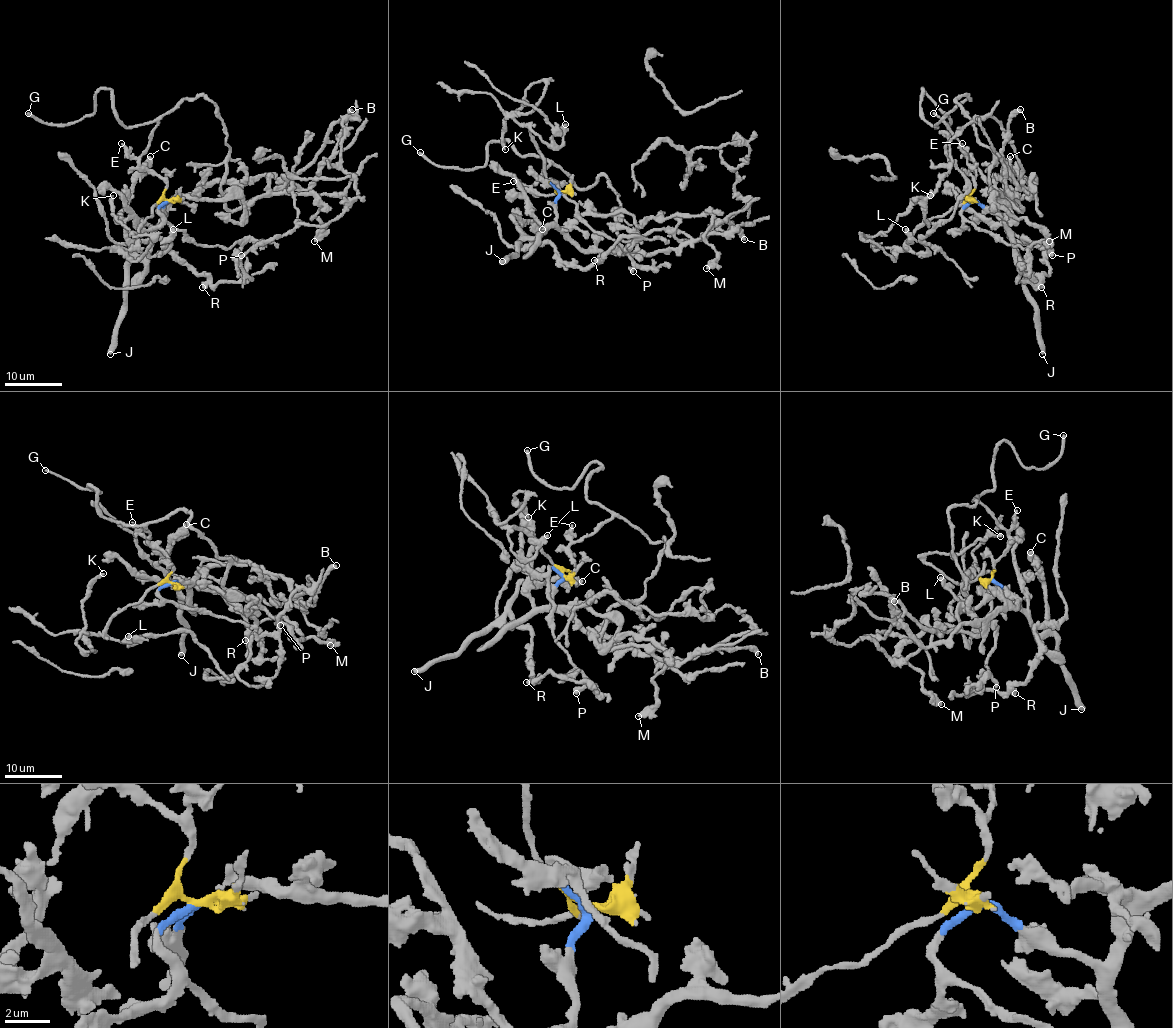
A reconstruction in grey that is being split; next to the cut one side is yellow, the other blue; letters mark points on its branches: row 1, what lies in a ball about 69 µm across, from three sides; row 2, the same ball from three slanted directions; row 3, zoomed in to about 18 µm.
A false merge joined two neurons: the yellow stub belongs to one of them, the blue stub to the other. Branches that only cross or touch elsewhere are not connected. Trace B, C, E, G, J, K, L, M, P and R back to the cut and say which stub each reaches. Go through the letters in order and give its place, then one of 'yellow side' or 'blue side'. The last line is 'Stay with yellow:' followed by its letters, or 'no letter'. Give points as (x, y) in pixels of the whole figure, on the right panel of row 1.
B: (1020, 109) | blue side
C: (1010, 156) | blue side
E: (962, 143) | yellow side
G: (933, 113) | yellow side
J: (1042, 354) | blue side
K: (930, 195) | yellow side
L: (905, 229) | yellow side
M: (1049, 241) | blue side
P: (1052, 255) | blue side
R: (1041, 287) | blue side
Stay with yellow: E, G, K, L

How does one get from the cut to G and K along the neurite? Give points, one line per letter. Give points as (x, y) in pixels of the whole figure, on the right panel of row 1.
G: (972, 201), (976, 172), (954, 133), (923, 117), (921, 88), (949, 124), (933, 113)
K: (972, 201), (927, 220), (894, 260), (863, 240), (862, 235), (885, 233), (930, 195)

